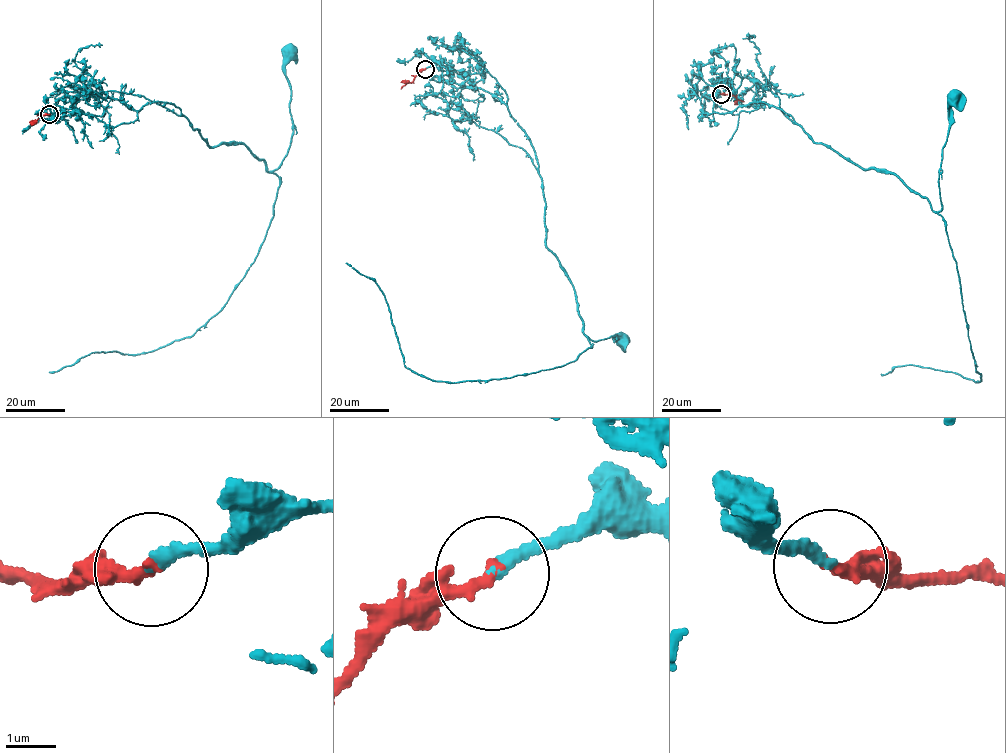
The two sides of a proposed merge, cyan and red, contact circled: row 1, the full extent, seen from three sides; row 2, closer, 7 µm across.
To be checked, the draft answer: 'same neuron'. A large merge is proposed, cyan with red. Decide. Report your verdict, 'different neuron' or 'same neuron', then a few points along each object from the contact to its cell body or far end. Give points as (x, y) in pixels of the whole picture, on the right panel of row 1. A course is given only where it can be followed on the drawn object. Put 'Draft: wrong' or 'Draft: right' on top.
Draft: right
same neuron | cyan via (720, 93), (720, 78), (731, 81), (740, 105), (777, 106), (814, 142), (893, 173), (938, 212), (952, 97) | red via (720, 93), (732, 95), (744, 101)

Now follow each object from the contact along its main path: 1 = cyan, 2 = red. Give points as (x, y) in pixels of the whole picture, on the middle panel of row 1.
1: (425, 68), (463, 72), (506, 105), (537, 159), (546, 244), (574, 290), (583, 333), (594, 341), (621, 337)
2: (425, 68), (401, 88)

